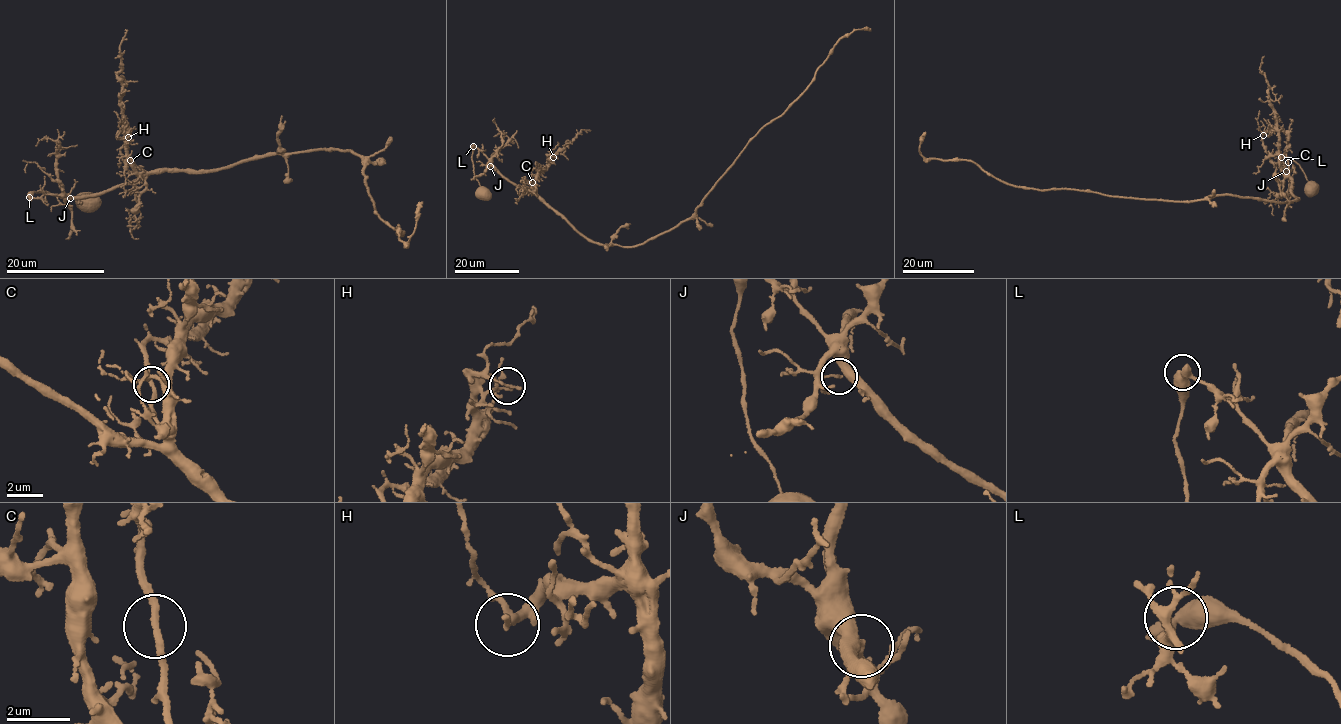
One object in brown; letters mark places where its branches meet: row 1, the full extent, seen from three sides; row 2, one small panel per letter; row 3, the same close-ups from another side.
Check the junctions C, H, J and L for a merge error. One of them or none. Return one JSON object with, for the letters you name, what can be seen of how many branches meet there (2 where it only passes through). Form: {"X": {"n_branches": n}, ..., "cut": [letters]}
{"H": {"n_branches": 1}, "cut": ["H"]}

